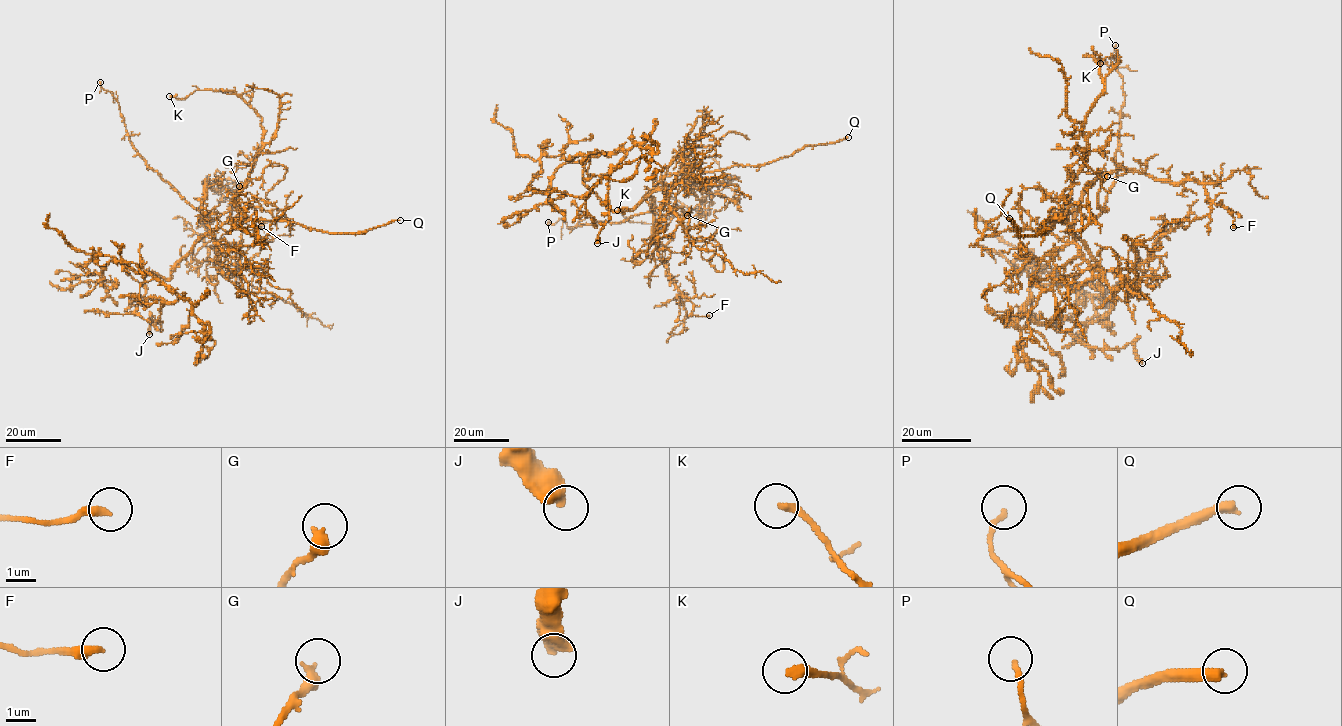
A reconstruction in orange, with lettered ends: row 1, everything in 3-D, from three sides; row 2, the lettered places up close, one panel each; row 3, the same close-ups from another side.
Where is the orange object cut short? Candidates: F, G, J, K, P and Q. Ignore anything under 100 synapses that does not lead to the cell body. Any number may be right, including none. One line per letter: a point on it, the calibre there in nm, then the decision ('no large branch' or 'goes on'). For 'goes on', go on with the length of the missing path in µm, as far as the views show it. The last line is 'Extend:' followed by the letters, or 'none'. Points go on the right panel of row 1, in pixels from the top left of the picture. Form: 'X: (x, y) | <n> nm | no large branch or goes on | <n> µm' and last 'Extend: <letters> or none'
F: (1233, 227) | 320 nm | no large branch
G: (1107, 176) | 380 nm | no large branch
J: (1142, 363) | 600 nm | no large branch
K: (1100, 63) | 280 nm | no large branch
P: (1115, 45) | 170 nm | no large branch
Q: (1009, 218) | 360 nm | goes on | 60 µm
Extend: Q

